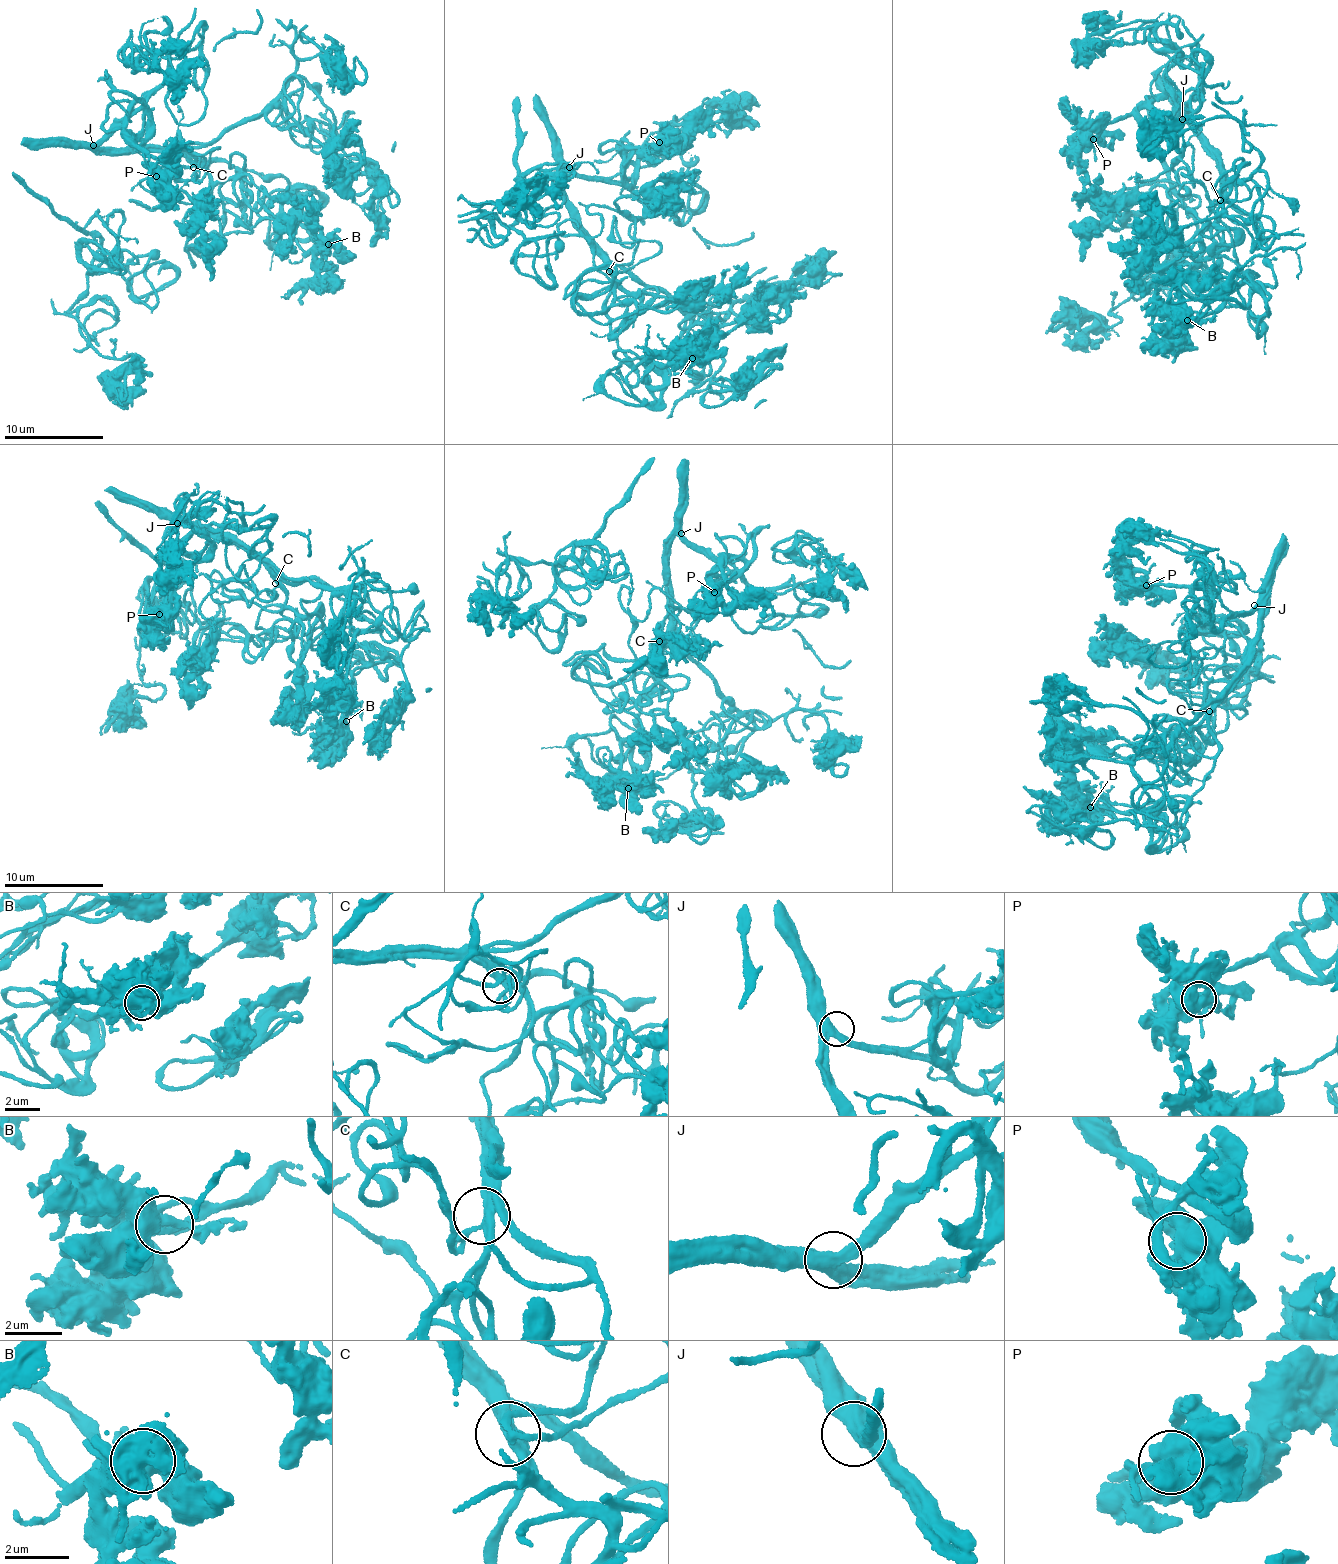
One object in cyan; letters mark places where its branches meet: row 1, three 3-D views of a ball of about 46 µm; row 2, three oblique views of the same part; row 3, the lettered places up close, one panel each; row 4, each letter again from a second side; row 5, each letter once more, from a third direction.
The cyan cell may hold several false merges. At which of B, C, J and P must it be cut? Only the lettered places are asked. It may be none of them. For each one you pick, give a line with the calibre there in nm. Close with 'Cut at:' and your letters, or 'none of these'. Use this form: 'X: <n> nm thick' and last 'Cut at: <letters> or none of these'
Cut at: none of these

